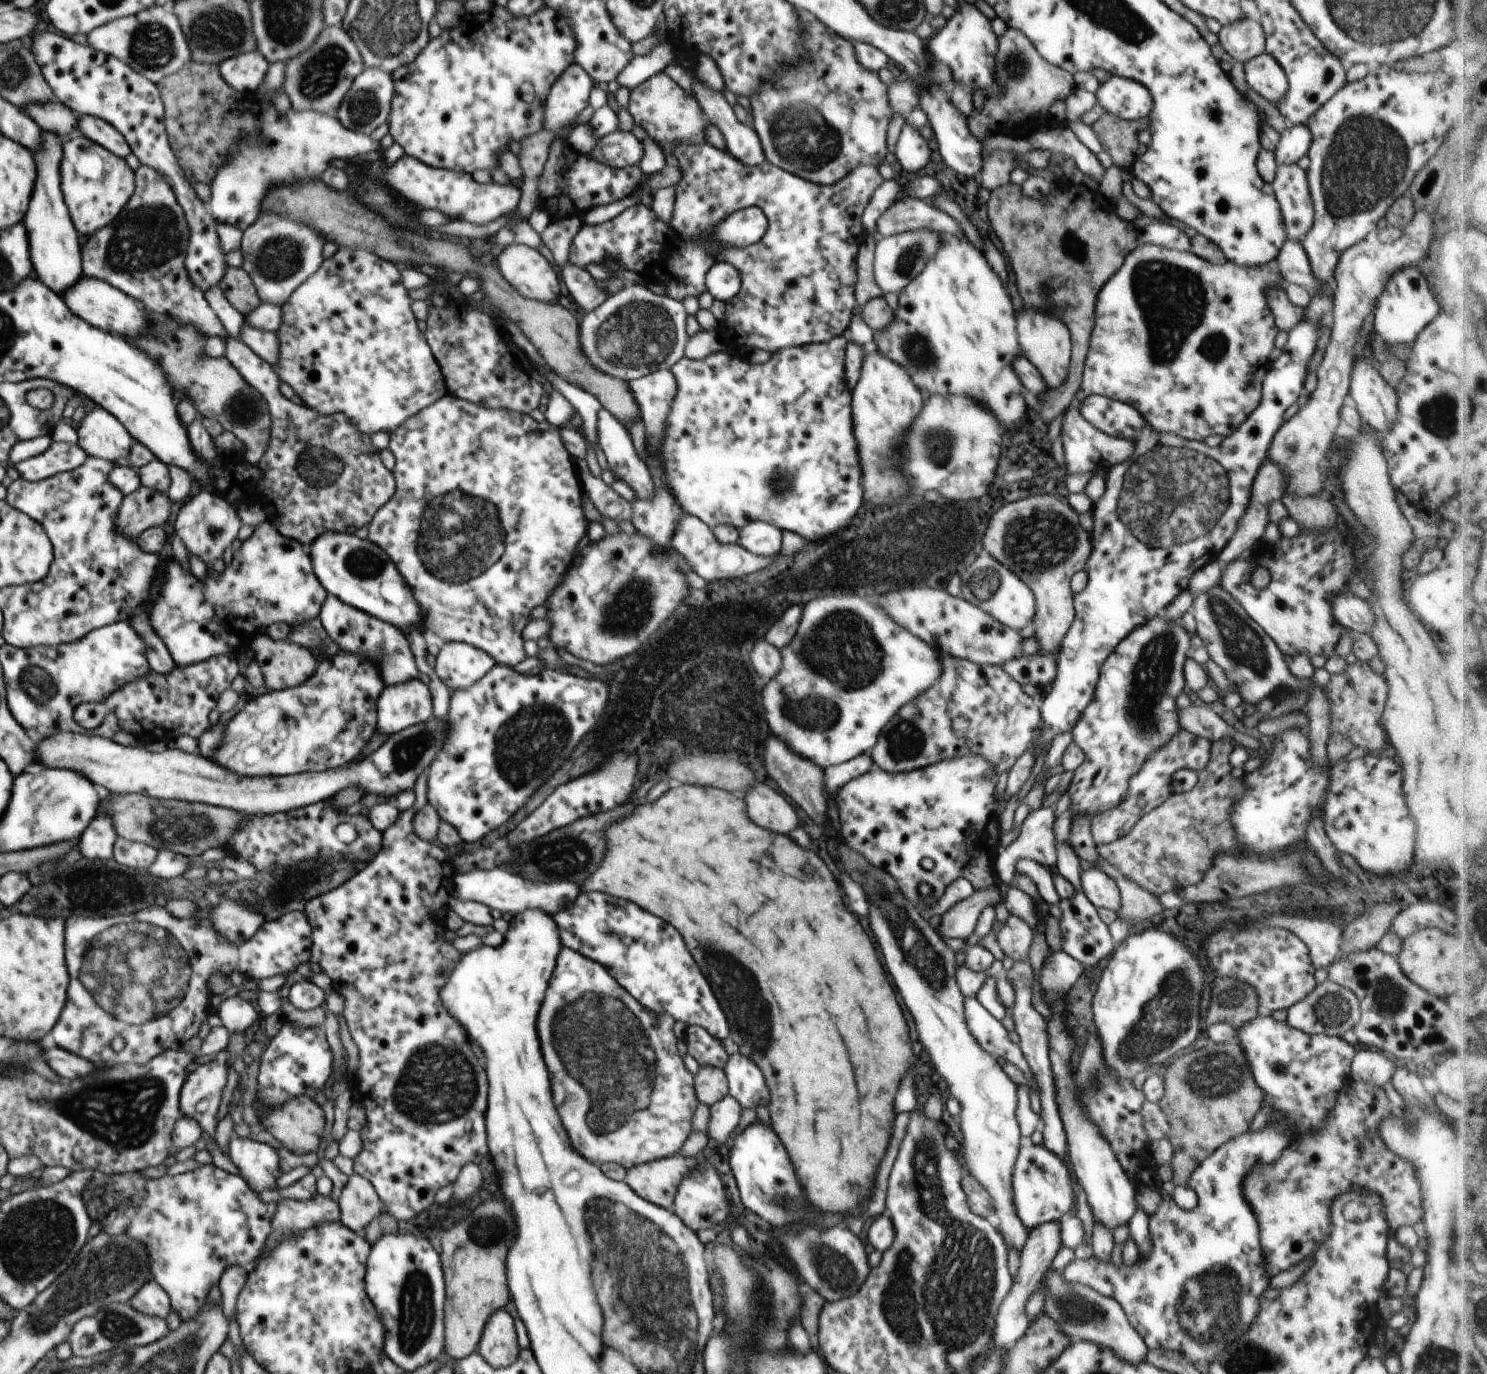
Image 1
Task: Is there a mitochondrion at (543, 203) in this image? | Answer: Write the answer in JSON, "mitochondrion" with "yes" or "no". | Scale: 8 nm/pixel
{"mitochondrion":"no"}

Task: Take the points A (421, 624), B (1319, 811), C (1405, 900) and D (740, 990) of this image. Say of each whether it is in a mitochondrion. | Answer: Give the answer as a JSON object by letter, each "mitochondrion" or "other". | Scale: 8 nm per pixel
{"A":"other","B":"other","C":"other","D":"mitochondrion"}

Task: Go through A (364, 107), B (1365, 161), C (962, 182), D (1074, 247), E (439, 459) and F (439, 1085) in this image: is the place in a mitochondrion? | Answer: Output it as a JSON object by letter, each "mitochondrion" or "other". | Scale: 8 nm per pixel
{"A":"mitochondrion","B":"mitochondrion","C":"other","D":"mitochondrion","E":"other","F":"mitochondrion"}

